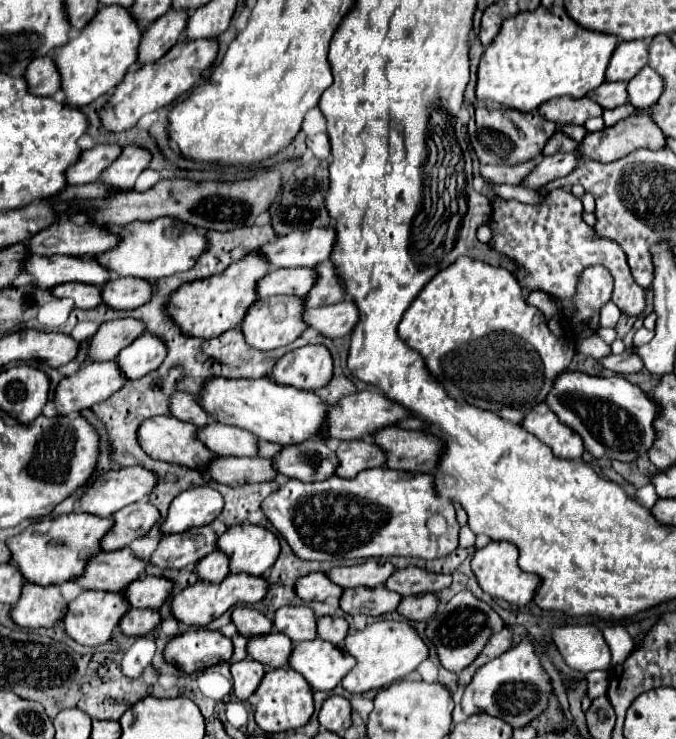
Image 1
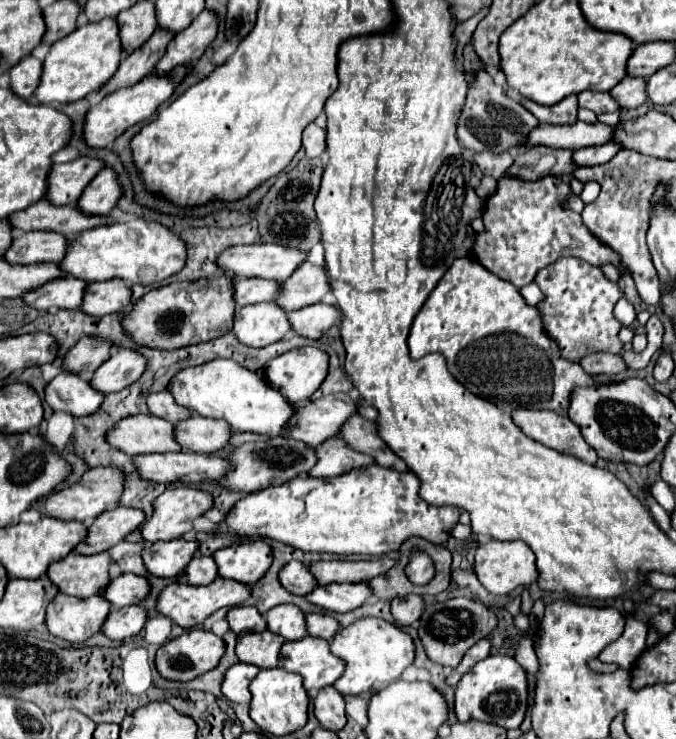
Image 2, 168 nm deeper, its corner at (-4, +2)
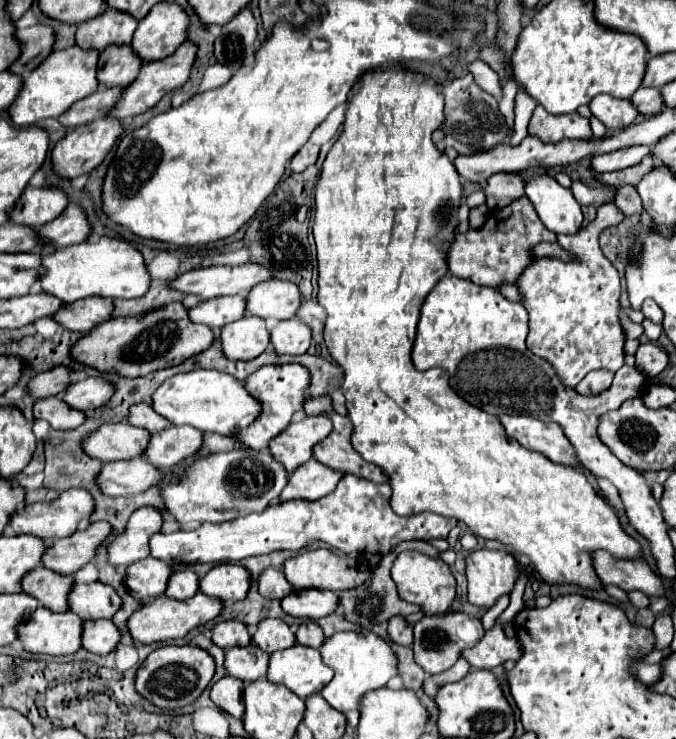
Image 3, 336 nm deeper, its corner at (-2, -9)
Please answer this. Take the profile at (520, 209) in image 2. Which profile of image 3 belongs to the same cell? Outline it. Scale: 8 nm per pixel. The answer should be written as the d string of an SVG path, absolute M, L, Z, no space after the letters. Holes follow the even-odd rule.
M525 195L511 201L507 217L503 217L501 211L507 211L507 207L499 209L499 215L497 213L489 215L489 219L481 229L469 229L465 235L457 233L457 239L447 259L451 275L471 279L477 285L503 287L507 283L515 283L519 275L525 271L525 267L529 267L535 261L533 249L541 241L555 243L557 235L551 233L547 227L543 227L541 219L535 215L535 207L531 207Z

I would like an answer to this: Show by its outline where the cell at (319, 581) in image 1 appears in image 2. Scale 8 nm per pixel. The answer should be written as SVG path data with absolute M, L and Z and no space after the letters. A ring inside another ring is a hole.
M291 560L285 566L281 566L279 582L283 588L287 588L291 594L297 594L297 596L305 596L317 586L317 580L313 580L309 566L297 560Z

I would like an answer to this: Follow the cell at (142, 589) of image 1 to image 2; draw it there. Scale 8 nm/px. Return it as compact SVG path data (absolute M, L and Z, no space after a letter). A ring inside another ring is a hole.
M119 574L109 580L109 584L99 592L99 598L109 602L111 606L123 608L129 604L139 604L149 594L149 582L143 576L135 574Z

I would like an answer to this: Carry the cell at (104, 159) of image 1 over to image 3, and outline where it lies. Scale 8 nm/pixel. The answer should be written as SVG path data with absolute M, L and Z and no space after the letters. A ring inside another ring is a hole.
M27 187L17 207L11 211L11 221L41 227L59 217L69 205L69 195L59 187Z

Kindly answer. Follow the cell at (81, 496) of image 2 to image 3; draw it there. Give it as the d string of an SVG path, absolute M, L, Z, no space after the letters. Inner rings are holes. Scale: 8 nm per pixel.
M71 489L71 491L63 491L59 493L59 497L55 497L49 503L35 503L35 505L27 505L23 509L17 509L15 515L11 517L11 527L15 533L27 533L27 535L35 535L43 541L55 541L55 539L63 539L75 533L75 529L81 523L89 523L91 519L91 511L95 511L95 499L91 497L89 491L79 489Z

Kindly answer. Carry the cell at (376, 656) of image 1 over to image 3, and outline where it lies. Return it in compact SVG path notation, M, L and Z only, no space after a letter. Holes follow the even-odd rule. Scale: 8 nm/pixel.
M343 631L329 639L325 639L323 647L319 649L323 661L335 671L331 683L321 691L325 701L341 713L359 707L359 699L371 691L381 689L387 681L399 675L399 657L393 653L391 645L373 631Z

